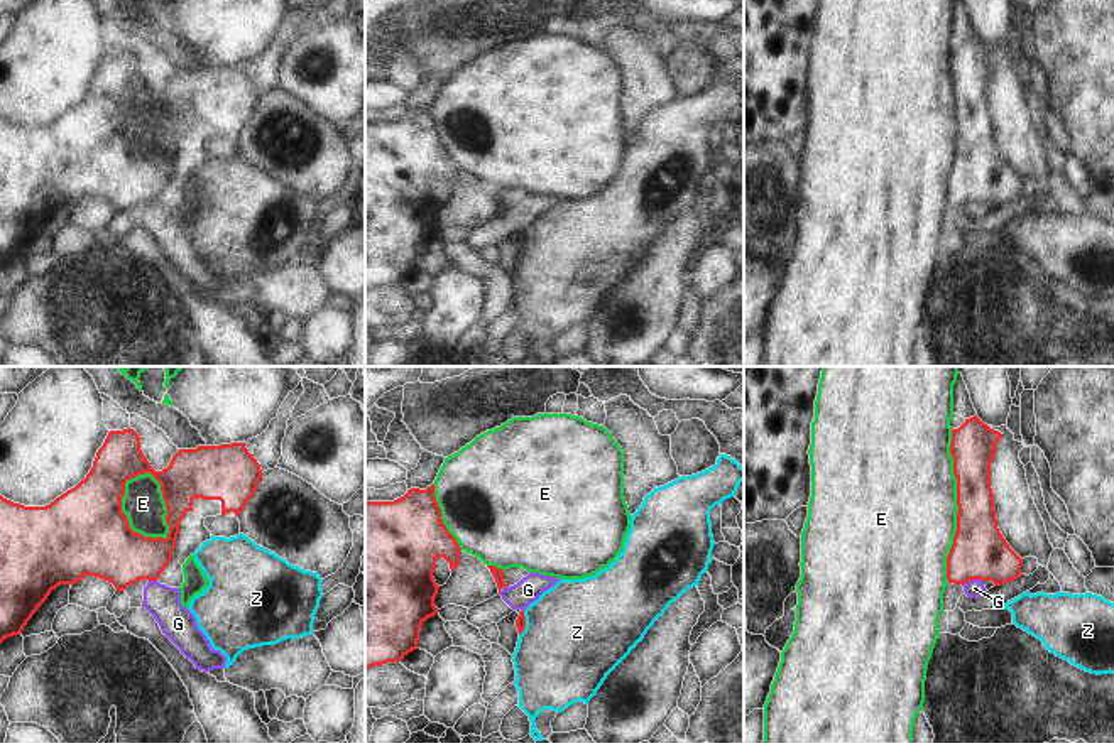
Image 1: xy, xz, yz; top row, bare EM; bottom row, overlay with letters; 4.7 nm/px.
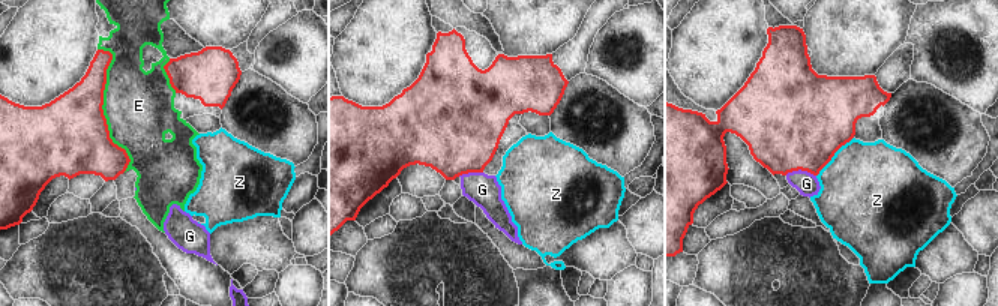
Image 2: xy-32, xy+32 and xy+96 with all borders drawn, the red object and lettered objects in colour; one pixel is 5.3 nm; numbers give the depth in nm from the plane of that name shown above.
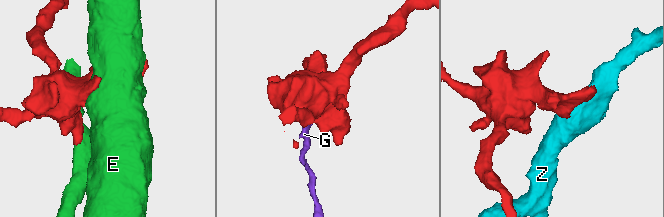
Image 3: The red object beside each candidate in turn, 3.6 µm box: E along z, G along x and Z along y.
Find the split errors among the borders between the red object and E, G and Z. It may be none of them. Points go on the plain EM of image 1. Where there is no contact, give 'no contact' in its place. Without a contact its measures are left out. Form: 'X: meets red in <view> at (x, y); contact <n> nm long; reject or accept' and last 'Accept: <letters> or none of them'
E: meets red in xy at (127, 142); contact 340 nm long; reject
G: meets red in yz at (972, 200); contact 110 nm long; reject
Z: meets red in xz at (524, 245); contact 130 nm long; reject
Accept: none of them

